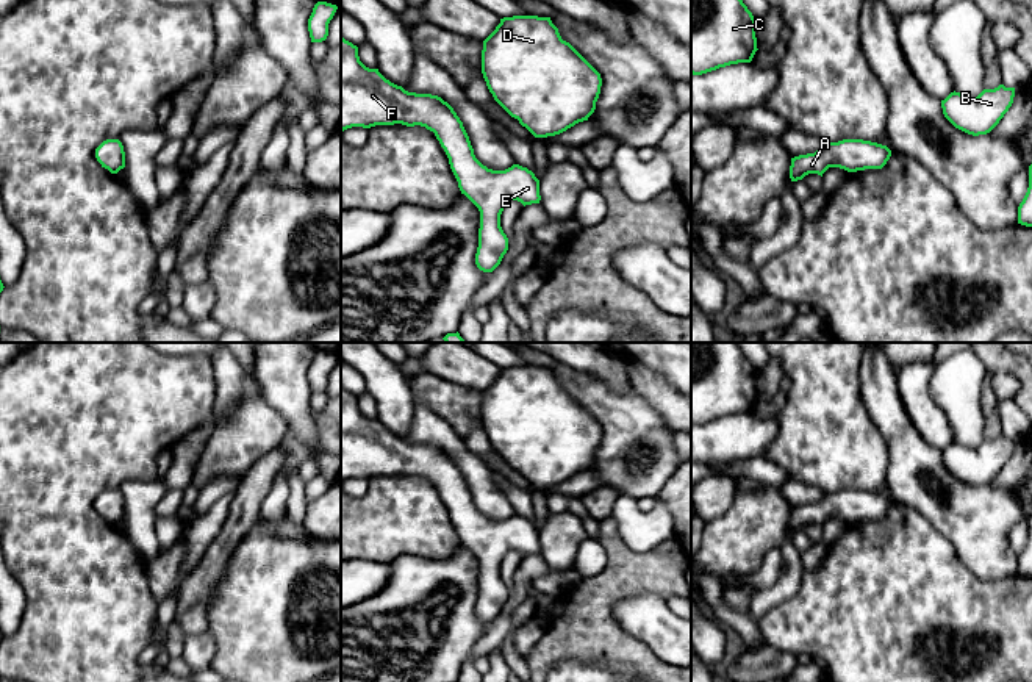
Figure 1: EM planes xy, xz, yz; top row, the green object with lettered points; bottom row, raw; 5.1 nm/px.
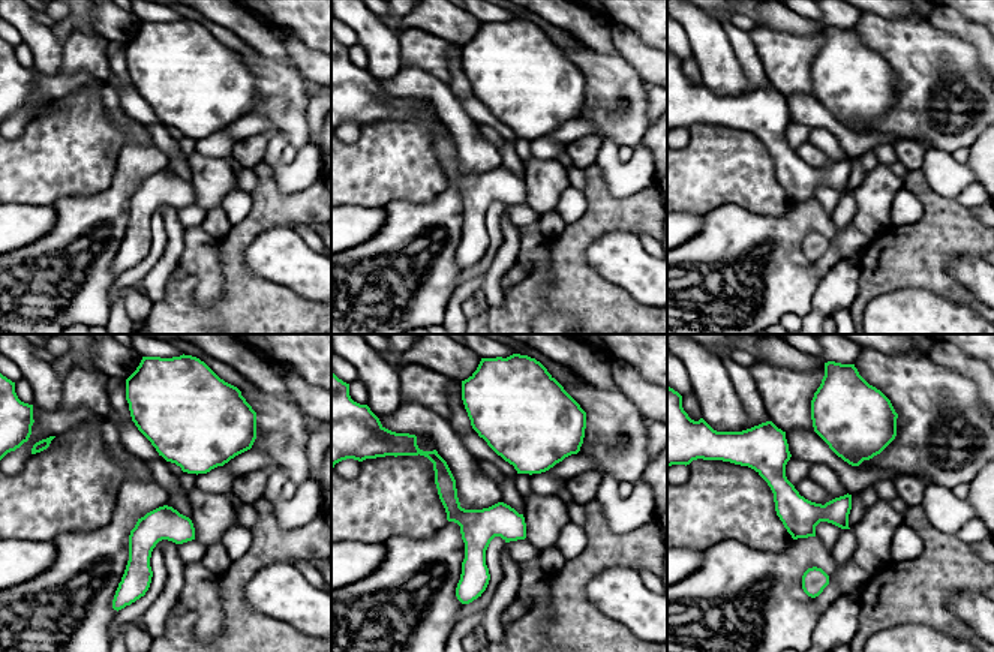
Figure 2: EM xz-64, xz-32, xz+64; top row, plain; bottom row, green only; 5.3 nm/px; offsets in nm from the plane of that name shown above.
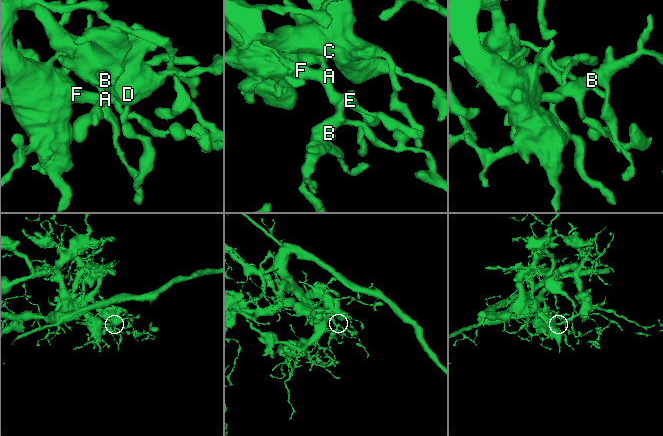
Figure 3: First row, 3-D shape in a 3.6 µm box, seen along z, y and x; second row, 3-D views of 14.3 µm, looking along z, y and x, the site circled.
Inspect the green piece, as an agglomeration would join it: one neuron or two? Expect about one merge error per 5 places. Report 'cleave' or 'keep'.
keep

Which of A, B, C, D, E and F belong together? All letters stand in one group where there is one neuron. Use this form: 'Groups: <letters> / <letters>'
Groups: A B C D E F

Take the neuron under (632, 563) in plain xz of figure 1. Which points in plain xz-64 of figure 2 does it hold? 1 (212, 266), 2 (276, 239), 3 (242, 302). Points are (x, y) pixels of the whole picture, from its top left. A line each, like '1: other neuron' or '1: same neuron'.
1: other neuron
2: other neuron
3: same neuron

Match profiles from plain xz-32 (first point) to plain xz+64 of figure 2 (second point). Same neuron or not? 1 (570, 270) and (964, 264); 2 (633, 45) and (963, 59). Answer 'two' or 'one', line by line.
1: two
2: two

